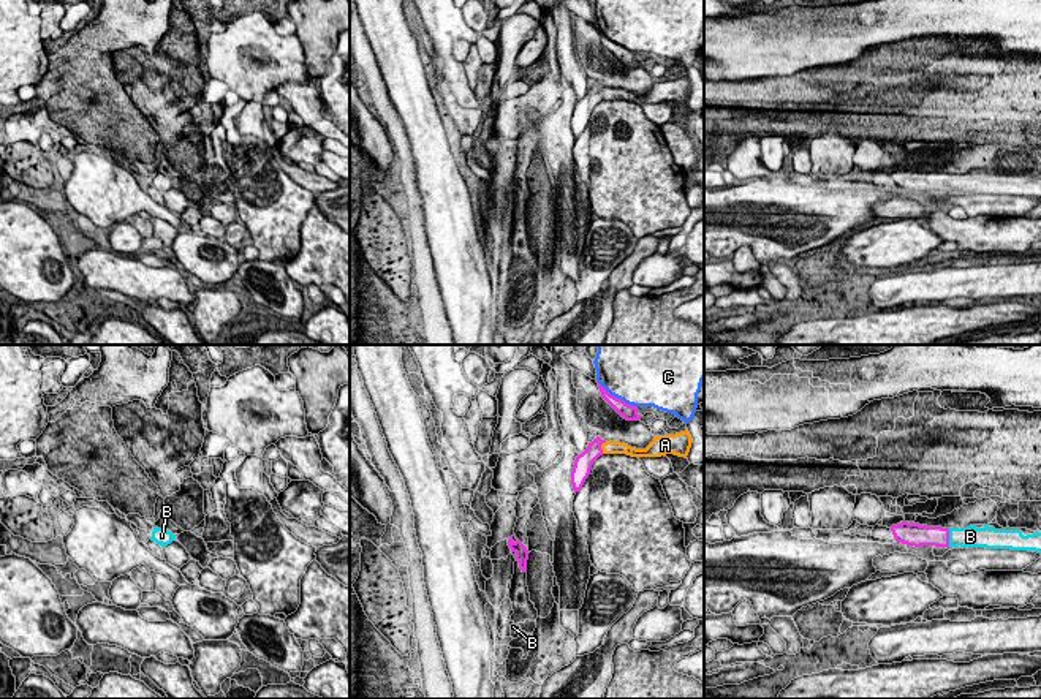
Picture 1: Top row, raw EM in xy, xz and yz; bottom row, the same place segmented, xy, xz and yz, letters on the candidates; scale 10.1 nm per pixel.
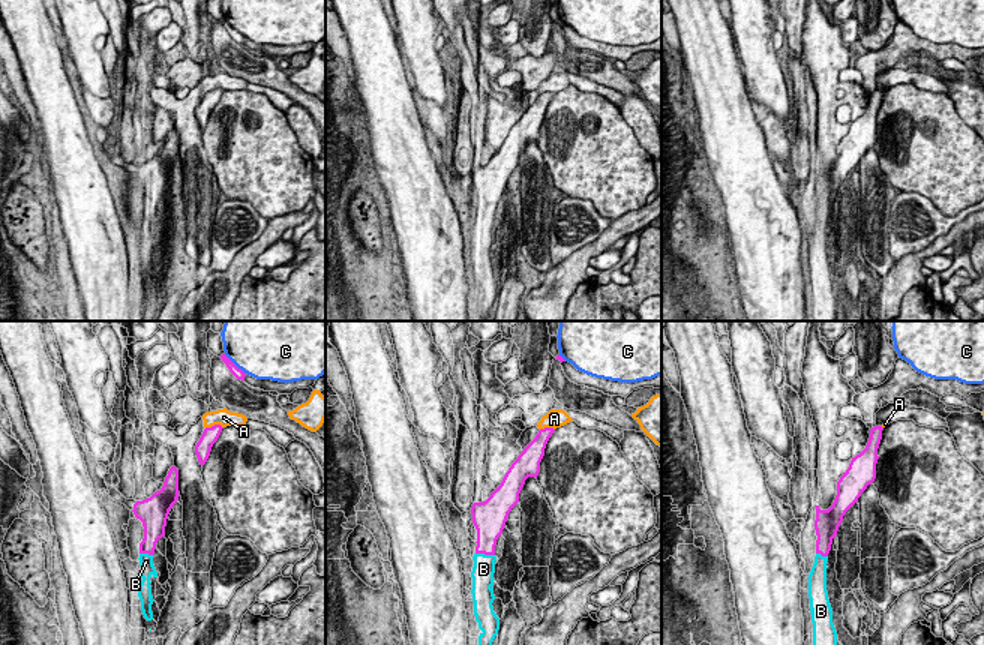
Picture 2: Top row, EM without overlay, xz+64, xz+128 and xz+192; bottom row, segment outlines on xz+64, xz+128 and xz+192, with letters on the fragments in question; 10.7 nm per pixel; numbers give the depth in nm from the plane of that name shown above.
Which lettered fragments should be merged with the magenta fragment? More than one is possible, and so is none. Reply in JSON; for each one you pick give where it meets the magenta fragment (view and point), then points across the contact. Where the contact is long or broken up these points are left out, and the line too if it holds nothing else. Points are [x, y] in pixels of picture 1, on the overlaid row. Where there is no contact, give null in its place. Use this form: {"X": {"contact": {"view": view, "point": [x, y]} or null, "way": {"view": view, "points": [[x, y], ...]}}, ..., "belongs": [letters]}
{"B": {"contact": {"view": "yz", "point": [948, 538]}, "way": {"view": "yz", "points": [[924, 535], [948, 538], [970, 536]]}}, "belongs": ["B"]}

